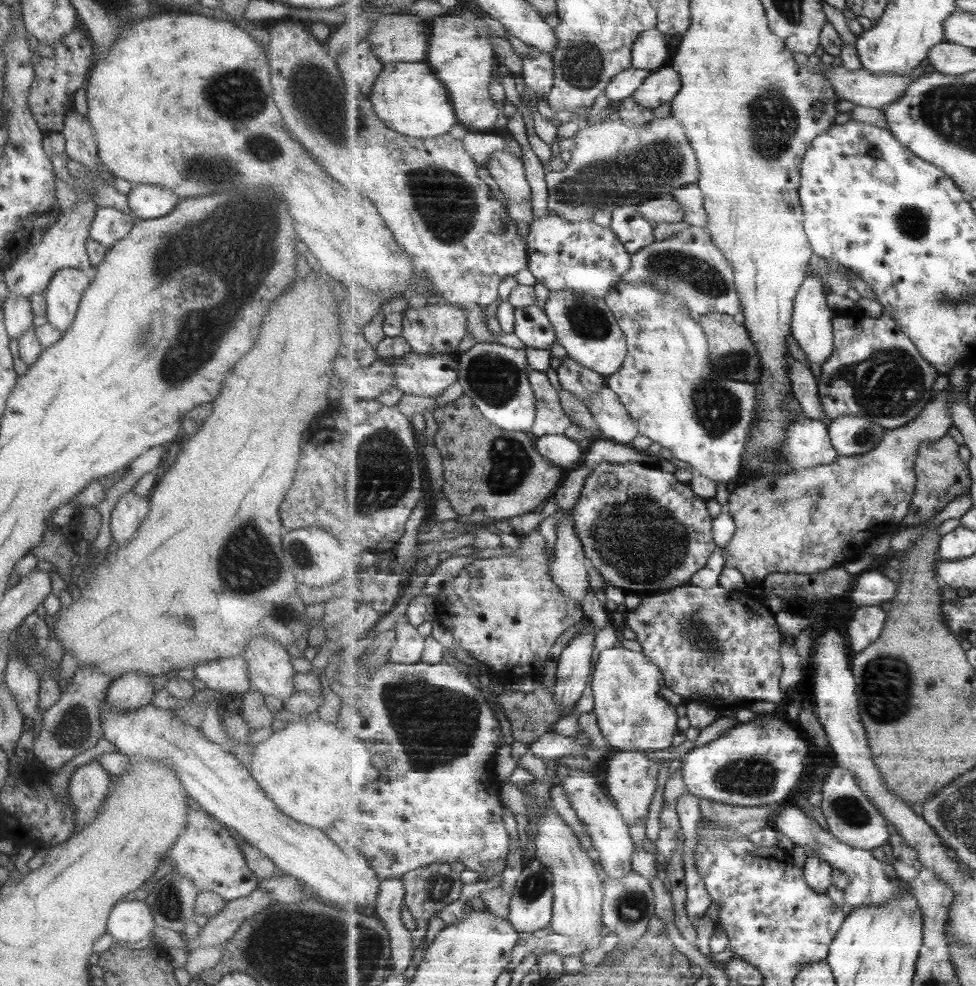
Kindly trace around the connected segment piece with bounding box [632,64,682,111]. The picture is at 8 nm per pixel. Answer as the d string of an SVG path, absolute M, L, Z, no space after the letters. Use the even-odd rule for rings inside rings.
M669 64L653 71L652 75L633 94L633 98L641 105L655 110L671 102L681 90L682 84L677 71Z

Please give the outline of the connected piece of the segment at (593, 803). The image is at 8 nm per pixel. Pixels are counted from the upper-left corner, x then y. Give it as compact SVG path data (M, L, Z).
M570 770L569 776L561 780L559 785L563 787L571 808L575 810L579 820L585 824L585 830L593 840L598 854L598 866L602 870L604 878L623 878L632 873L632 859L637 848L630 833L630 826L610 798L607 789L601 787L601 782L595 780L595 775L595 770L592 775L583 770Z

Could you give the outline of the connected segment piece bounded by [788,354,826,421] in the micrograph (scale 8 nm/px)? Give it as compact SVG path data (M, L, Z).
M788 354L788 367L794 396L801 403L803 416L823 421L826 418L820 395L820 381L815 378L809 364L798 362Z

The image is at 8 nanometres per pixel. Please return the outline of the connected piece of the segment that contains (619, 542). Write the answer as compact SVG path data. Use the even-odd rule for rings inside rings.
M601 462L599 466L592 470L588 477L584 480L582 491L580 492L578 501L574 504L575 510L575 531L579 533L579 539L583 542L583 548L586 549L588 560L592 566L598 570L606 583L622 589L624 592L631 592L639 595L656 595L657 593L666 593L672 588L691 585L691 578L701 568L707 566L710 556L718 547L713 538L713 520L707 510L707 500L699 498L689 483L679 482L675 478L675 474L665 472L656 467L650 467L645 463L628 463L628 464L609 464L609 462ZM616 480L616 486L609 486L609 482Z

